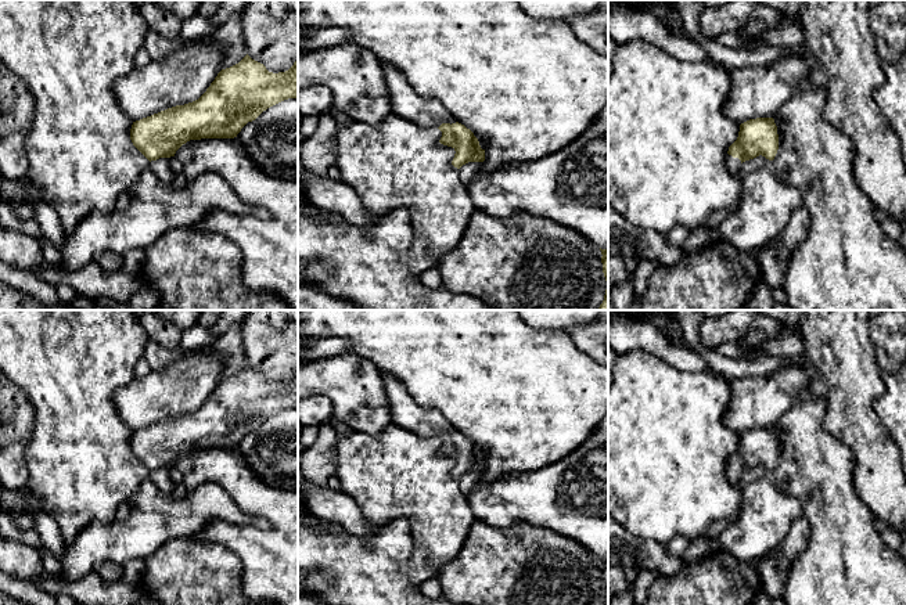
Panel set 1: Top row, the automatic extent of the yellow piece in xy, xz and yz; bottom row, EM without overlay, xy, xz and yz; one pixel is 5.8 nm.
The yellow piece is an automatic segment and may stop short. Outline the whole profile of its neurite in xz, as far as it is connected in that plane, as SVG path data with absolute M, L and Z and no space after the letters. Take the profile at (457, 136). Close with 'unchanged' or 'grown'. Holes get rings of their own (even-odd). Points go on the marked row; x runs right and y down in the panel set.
M381 62L381 66L395 115L424 129L438 127L442 132L439 143L456 151L452 161L454 168L485 161L485 150L474 133L459 123L439 101L418 96L406 76L392 64Z; grown

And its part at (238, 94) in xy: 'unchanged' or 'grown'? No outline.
unchanged

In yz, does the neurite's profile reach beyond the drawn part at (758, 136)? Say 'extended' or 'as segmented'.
extended

